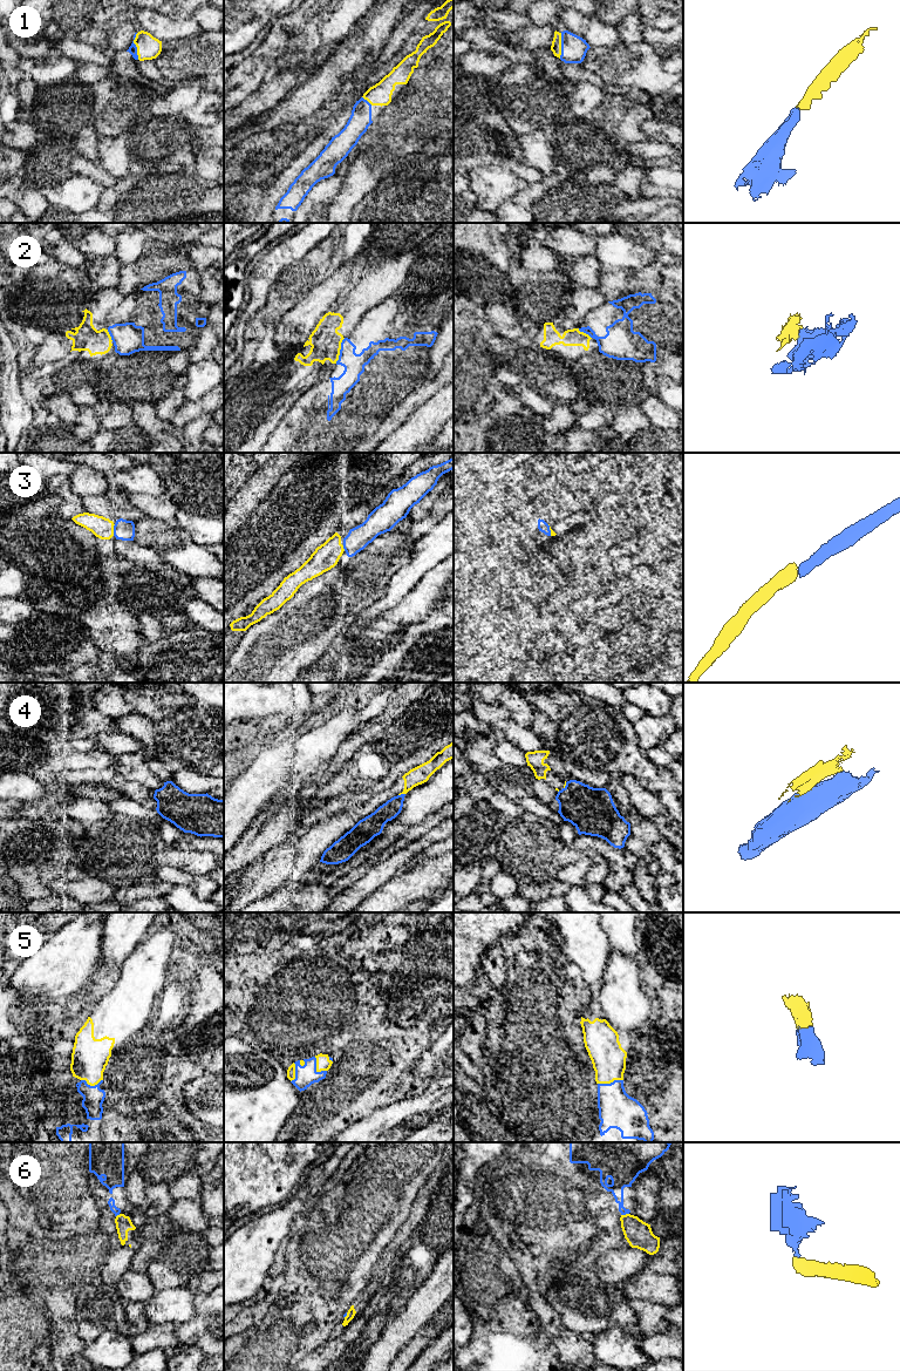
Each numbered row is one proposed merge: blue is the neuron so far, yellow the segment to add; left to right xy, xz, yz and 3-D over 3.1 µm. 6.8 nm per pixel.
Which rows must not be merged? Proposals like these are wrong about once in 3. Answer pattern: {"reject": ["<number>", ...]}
{"reject": ["2", "4", "6"]}

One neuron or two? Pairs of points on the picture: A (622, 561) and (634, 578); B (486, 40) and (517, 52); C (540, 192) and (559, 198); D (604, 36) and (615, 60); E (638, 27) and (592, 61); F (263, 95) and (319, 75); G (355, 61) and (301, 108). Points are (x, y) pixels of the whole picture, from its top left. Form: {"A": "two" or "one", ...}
{"A": "two", "B": "one", "C": "one", "D": "two", "E": "two", "F": "two", "G": "one"}

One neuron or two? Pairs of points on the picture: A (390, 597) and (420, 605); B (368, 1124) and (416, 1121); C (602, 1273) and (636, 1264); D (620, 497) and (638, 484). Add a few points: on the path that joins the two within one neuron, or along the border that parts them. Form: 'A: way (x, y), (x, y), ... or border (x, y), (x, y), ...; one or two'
A: border (420, 581), (402, 598), (377, 616); two
B: way (380, 1121), (383, 1119), (404, 1119); one
C: way (611, 1269), (621, 1264), (628, 1264); one
D: border (618, 490), (627, 493); two

